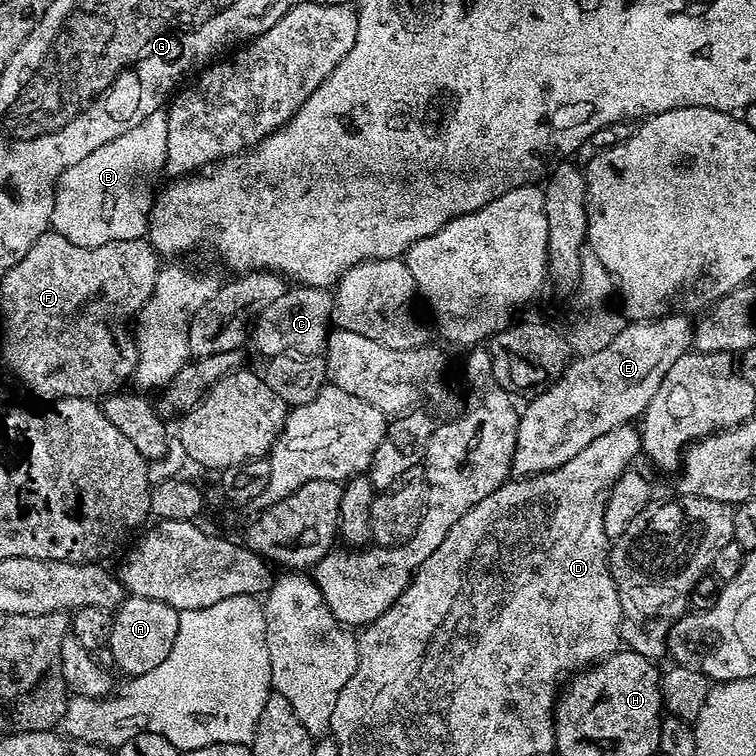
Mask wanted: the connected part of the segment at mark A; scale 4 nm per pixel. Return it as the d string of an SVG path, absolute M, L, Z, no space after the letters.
M129 595L115 609L106 652L112 655L113 662L125 672L125 677L146 674L154 670L154 666L166 662L166 654L170 654L176 641L179 617L180 613L176 608L166 606L166 602L154 602L154 598Z

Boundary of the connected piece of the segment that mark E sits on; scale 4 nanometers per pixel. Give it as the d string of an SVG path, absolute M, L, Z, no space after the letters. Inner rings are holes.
M672 313L654 320L631 321L603 350L573 359L563 374L547 390L533 397L527 403L529 405L520 412L512 459L513 475L523 478L556 469L580 454L590 442L602 434L631 423L635 421L634 418L639 419L670 368L678 362L678 358L691 351L695 333L695 325L691 320L693 319L687 313Z

